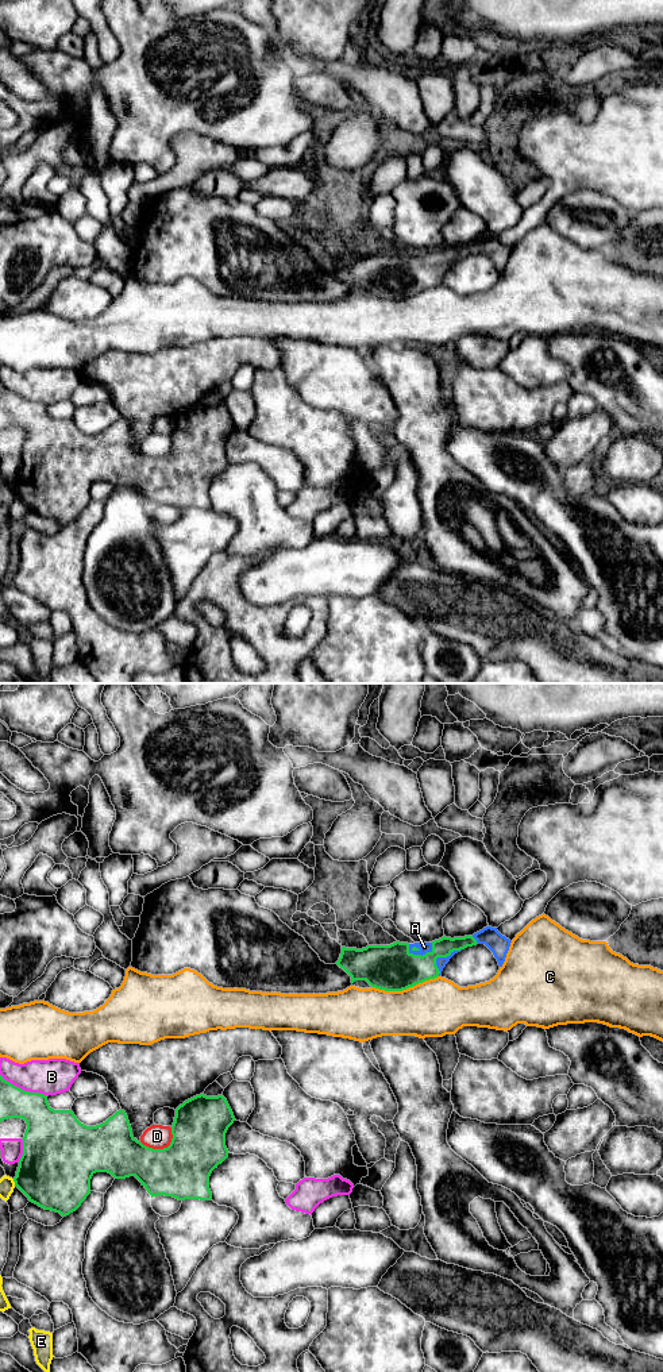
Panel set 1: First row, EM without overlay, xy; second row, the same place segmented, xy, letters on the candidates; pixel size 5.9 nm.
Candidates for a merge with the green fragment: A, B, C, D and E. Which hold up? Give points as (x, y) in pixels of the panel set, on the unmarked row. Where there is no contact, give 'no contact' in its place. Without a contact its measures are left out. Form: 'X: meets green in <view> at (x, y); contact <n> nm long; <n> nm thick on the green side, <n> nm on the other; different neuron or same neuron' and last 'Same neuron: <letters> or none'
A: meets green in xy at (423, 264); contact 160 nm long; 280 nm thick on the green side, 60 nm on the other; same neuron
B: meets green in xy at (23, 399); contact 320 nm long; 220 nm thick on the green side, 220 nm on the other; different neuron
C: meets green in xy at (404, 297); contact 400 nm long; 280 nm thick on the green side, 340 nm on the other; different neuron
D: meets green in xy at (164, 457); contact 220 nm long; 320 nm thick on the green side, 140 nm on the other; different neuron
E: meets green in xy at (14, 489); contact 40 nm long; 440 nm thick on the green side, 90 nm on the other; different neuron
Same neuron: A

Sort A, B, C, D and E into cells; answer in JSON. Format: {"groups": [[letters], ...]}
{"groups": [["A"], ["B"], ["C"], ["D"], ["E"]]}

